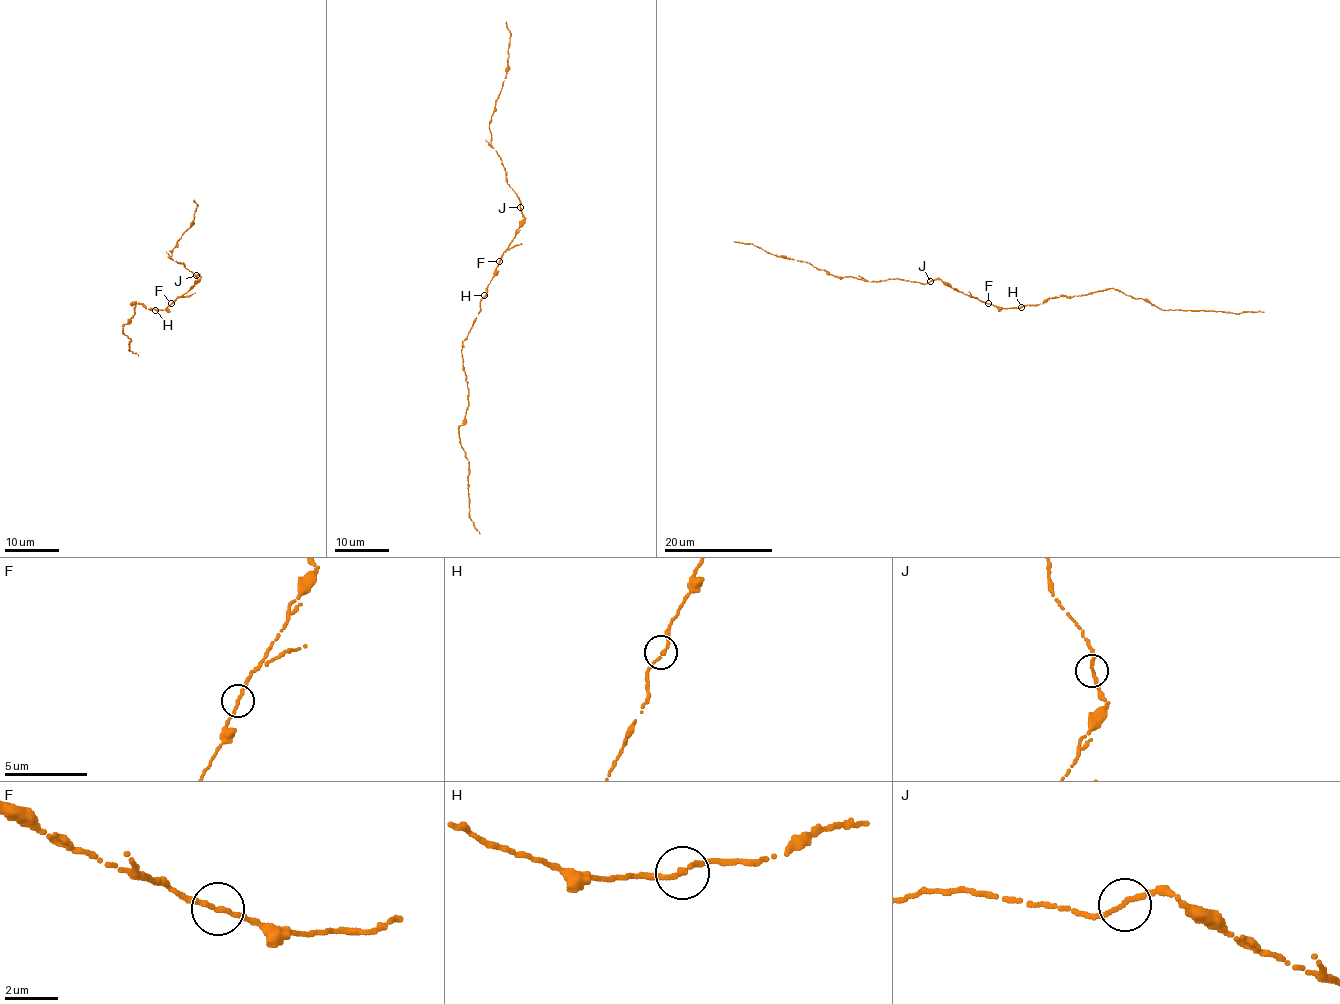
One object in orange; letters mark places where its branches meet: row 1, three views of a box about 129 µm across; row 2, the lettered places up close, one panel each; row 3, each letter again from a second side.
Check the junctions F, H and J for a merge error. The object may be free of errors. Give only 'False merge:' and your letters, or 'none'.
False merge: none

